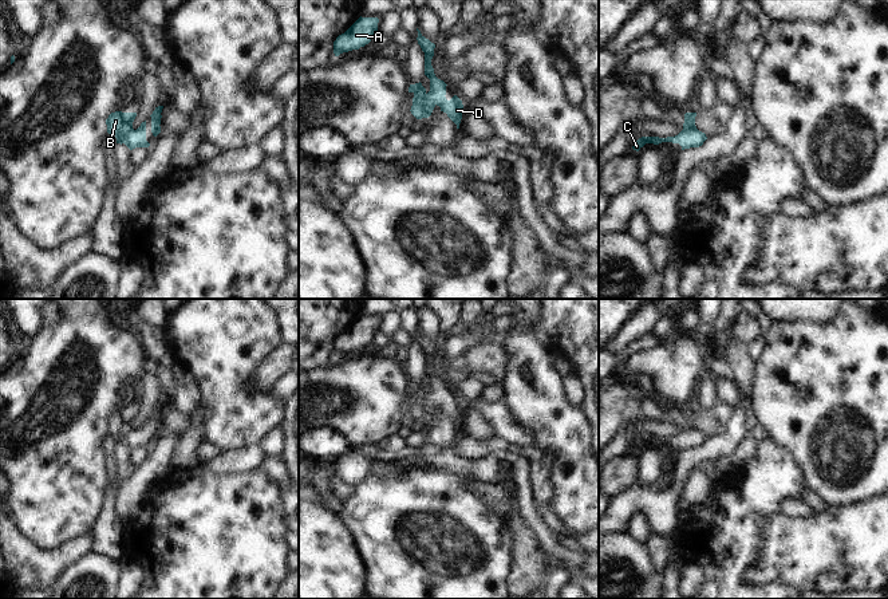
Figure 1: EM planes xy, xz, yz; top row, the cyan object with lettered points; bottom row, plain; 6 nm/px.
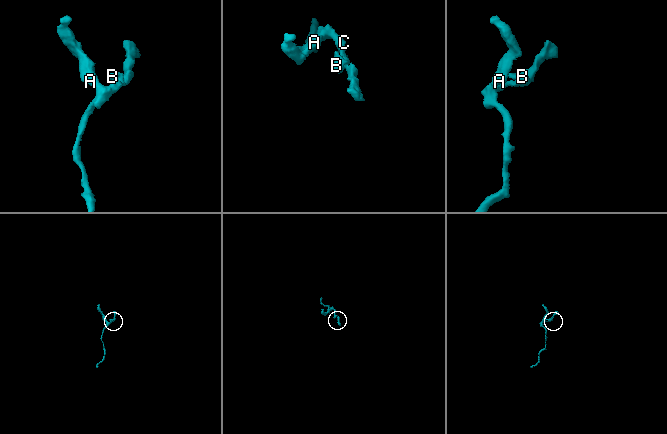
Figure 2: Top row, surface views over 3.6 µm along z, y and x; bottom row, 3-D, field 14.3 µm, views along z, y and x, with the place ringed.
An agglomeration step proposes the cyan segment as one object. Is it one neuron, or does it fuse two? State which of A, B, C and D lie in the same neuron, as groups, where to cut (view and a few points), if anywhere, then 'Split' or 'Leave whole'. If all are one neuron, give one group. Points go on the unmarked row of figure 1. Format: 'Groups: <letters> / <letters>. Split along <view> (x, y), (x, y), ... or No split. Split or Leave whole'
Groups: A B C D. No split. Leave whole

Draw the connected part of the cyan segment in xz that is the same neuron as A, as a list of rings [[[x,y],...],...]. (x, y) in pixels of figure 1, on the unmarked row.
[[[359,318],[344,334],[334,342],[334,354],[339,356],[343,352],[359,350],[371,342],[378,331],[378,318]]]

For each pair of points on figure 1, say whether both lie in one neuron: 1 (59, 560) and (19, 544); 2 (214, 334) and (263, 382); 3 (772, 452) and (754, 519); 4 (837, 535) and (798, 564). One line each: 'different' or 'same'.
1: same
2: different
3: same
4: same

